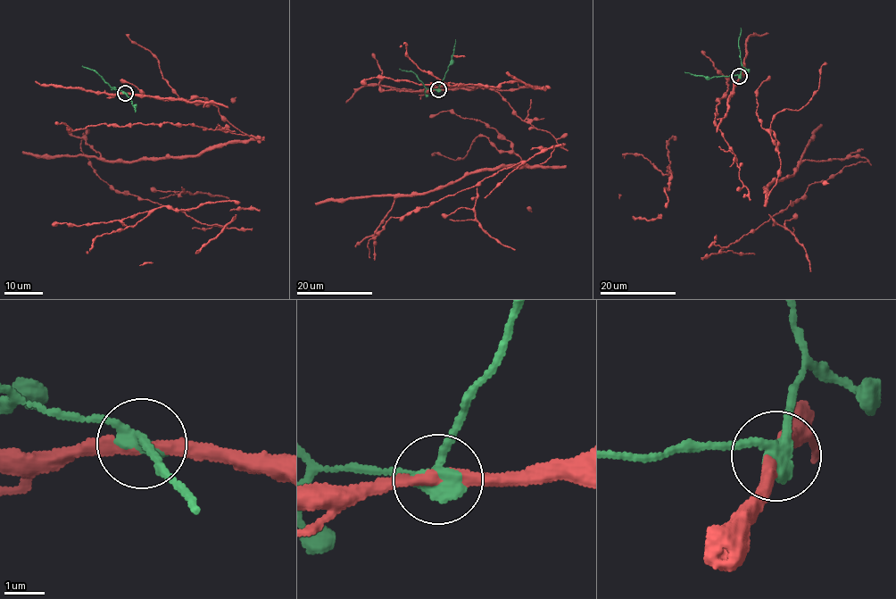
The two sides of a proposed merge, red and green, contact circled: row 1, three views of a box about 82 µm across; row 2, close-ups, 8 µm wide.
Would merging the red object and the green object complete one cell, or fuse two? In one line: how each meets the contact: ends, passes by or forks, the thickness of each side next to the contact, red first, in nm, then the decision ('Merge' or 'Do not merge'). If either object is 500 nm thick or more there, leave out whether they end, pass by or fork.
At the ring red passes by. At the ring green passes by. Thickness 260 nm (red) against 360 nm. Do not merge

